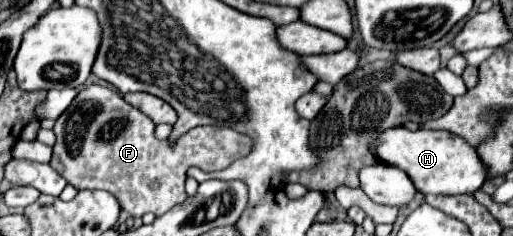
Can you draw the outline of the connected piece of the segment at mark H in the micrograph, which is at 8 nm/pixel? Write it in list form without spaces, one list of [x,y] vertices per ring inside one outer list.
[[[393,127],[375,141],[375,155],[385,163],[403,169],[423,195],[471,195],[479,191],[489,177],[489,169],[479,159],[477,149],[447,131],[409,131],[405,127]]]

